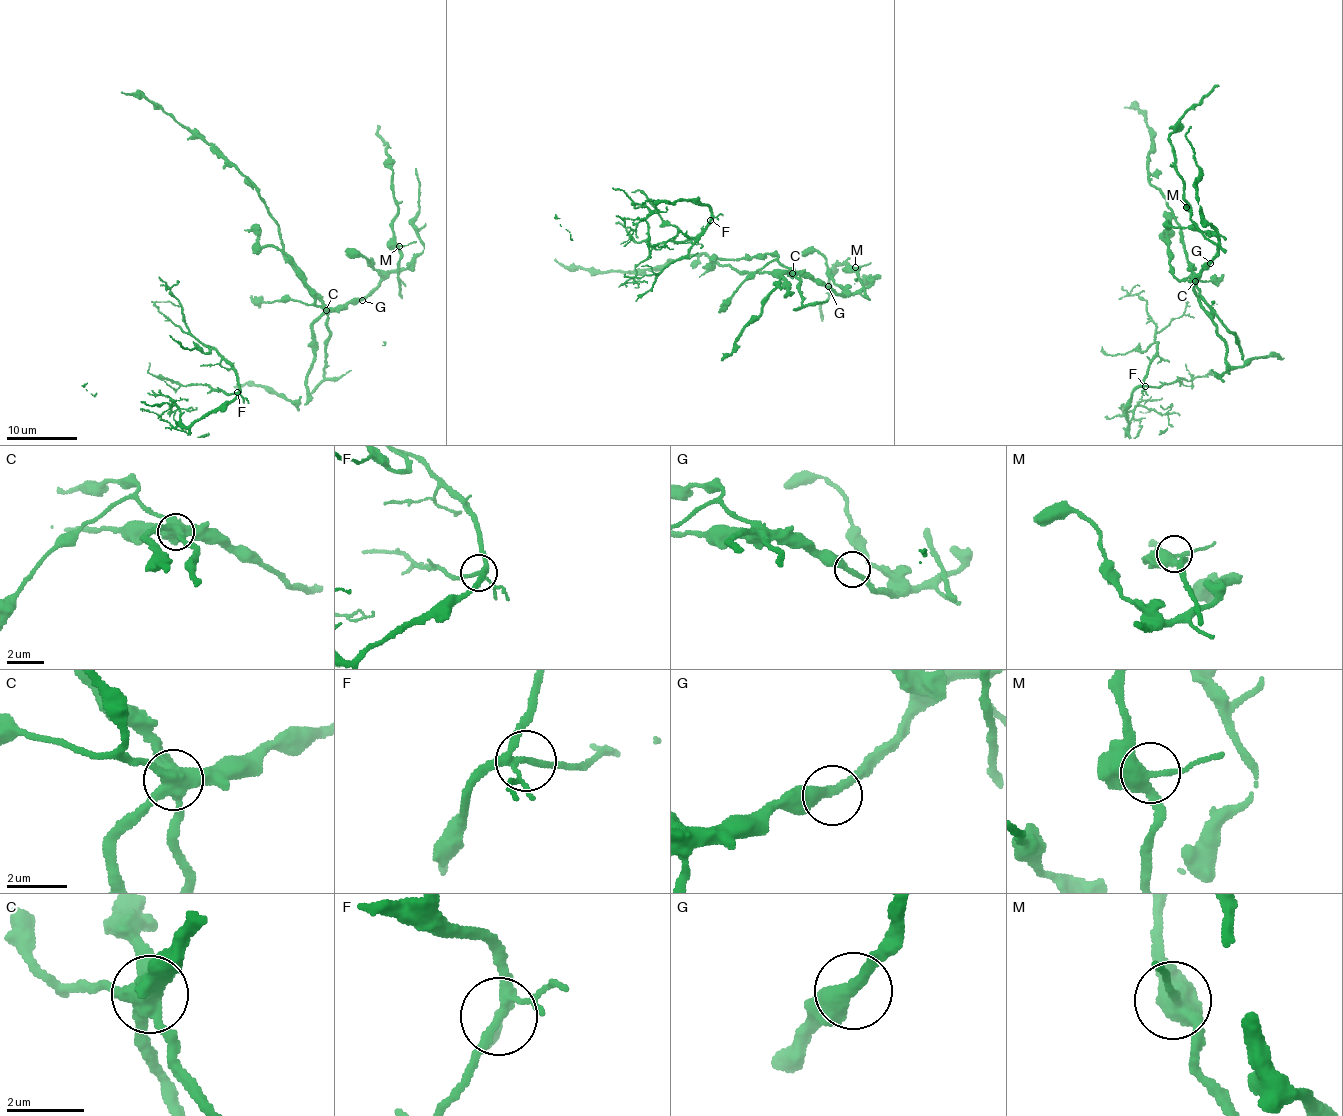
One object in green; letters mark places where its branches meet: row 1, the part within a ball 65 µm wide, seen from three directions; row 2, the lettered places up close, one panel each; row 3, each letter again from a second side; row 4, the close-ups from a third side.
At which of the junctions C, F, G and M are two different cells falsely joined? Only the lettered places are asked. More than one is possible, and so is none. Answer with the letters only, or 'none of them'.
C

